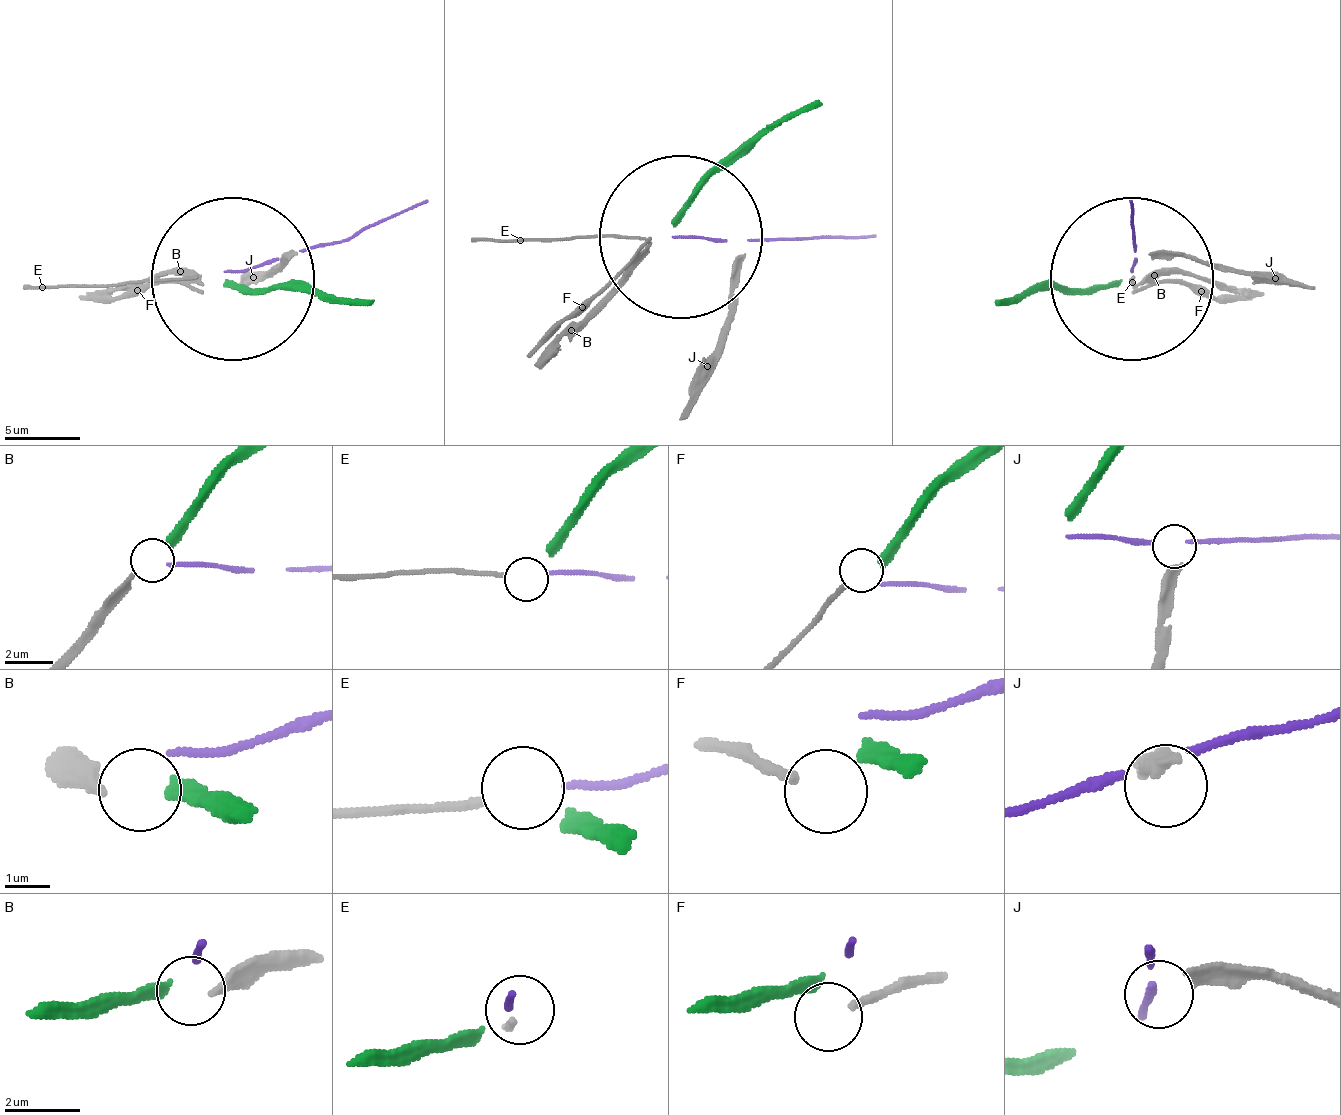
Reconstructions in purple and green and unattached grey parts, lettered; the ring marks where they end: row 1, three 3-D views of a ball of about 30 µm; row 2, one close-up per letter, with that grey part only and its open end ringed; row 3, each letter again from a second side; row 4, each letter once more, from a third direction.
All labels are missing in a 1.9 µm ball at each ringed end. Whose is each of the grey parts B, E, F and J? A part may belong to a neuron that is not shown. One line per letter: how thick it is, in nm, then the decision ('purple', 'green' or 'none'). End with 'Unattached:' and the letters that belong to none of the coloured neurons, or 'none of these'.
B: 260 nm | green
E: 190 nm | purple
F: 220 nm | none
J: 320 nm | none
Unattached: F, J

